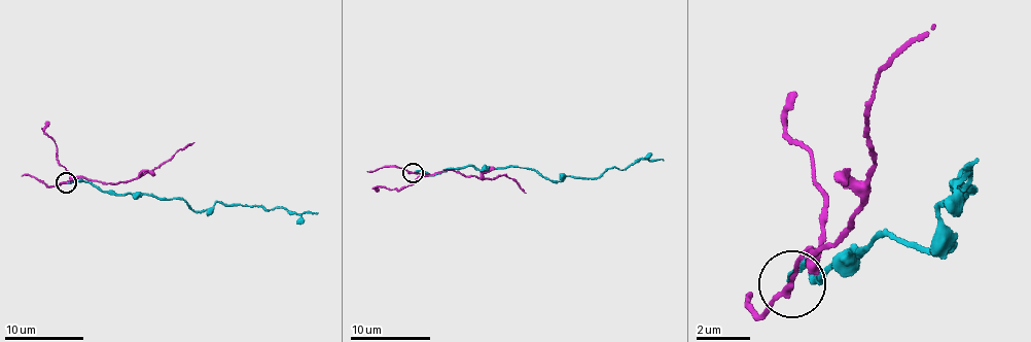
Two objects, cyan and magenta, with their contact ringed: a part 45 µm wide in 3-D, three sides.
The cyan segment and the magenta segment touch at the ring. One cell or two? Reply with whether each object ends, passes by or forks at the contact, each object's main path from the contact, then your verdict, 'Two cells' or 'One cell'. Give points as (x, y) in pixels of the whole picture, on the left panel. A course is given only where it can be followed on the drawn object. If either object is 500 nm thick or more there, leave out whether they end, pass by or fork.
At the ring cyan ends. At the ring magenta passes by. Course of cyan: (66, 182), (92, 182), (118, 195), (185, 199), (191, 209), (206, 211), (216, 202), (296, 213), (317, 212). Course of magenta: (66, 182), (75, 177), (103, 182), (130, 181), (149, 173), (193, 141). Two cells

